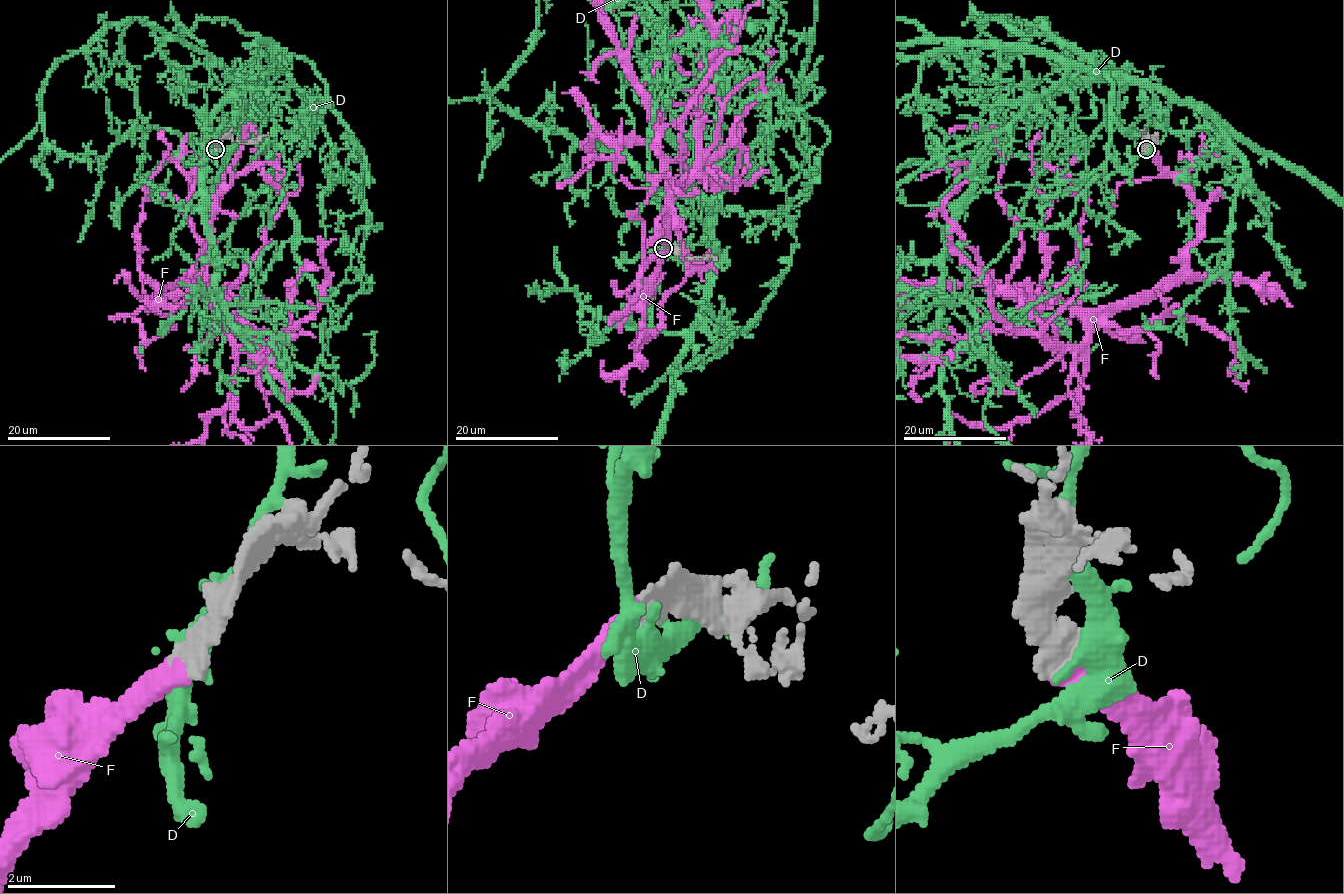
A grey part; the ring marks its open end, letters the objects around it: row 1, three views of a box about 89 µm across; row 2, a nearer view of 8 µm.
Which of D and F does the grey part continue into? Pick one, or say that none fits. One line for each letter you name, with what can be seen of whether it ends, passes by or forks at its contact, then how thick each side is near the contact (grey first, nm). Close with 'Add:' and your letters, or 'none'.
F: it ends; calibres 400 and 400 nm
Add: F

